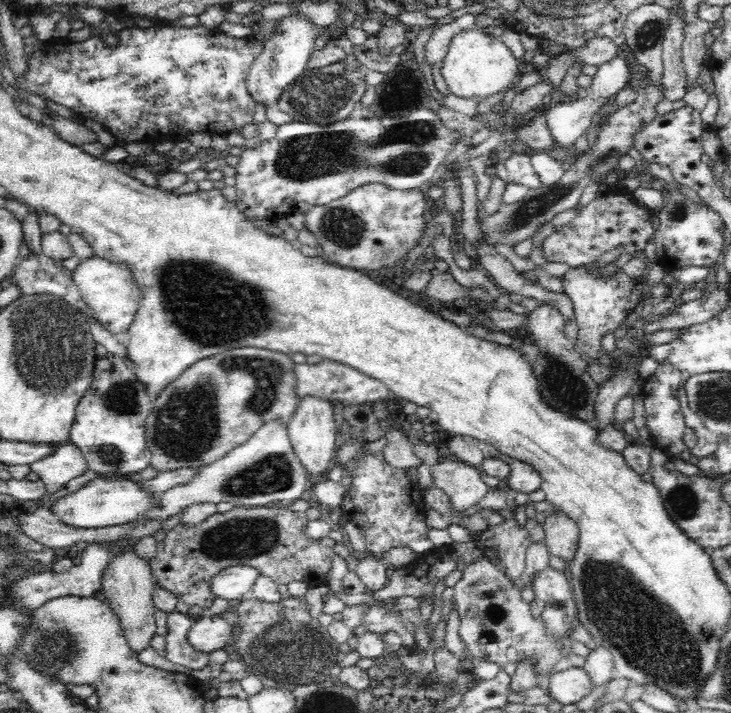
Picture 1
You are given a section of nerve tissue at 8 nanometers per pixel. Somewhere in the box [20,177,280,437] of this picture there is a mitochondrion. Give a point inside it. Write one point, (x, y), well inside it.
(209, 307)

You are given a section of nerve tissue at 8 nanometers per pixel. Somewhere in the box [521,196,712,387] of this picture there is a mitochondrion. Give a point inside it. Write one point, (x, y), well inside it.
(679, 212)

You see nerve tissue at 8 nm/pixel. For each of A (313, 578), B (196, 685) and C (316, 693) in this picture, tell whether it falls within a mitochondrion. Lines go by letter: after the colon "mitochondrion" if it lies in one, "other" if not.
A: other
B: other
C: mitochondrion

